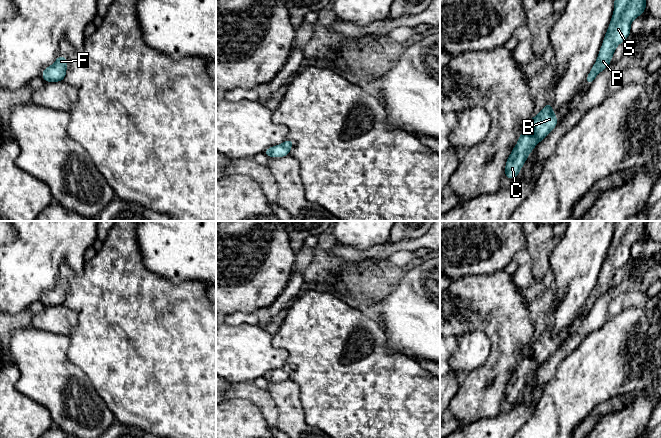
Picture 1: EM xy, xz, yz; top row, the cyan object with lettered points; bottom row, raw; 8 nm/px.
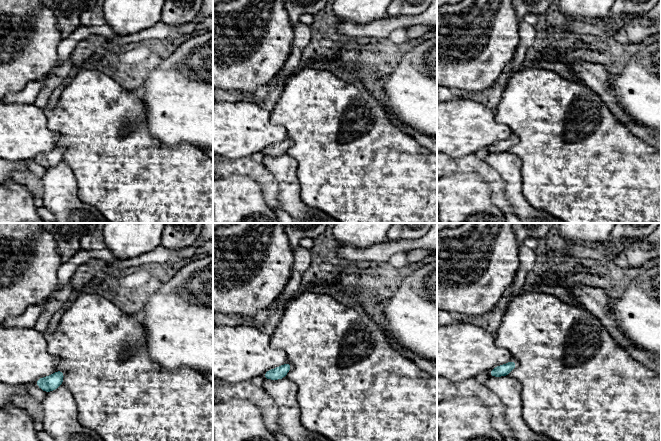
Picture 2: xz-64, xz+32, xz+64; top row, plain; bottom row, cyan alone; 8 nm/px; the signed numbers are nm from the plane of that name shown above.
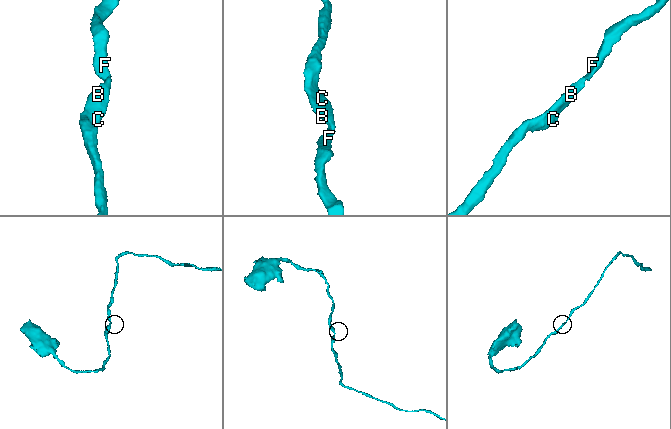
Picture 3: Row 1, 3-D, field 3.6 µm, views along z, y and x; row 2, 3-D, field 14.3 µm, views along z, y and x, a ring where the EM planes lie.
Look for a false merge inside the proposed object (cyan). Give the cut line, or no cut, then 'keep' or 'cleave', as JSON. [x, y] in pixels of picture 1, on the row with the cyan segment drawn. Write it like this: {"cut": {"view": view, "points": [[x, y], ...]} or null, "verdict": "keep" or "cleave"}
{"cut": null, "verdict": "keep"}

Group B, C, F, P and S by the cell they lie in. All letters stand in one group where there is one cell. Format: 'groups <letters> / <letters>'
groups B C F P S

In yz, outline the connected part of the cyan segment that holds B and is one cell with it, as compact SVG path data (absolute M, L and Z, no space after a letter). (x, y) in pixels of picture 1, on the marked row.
M547 103L537 116L530 119L527 131L521 132L516 146L506 160L504 175L508 179L518 176L531 151L558 124L557 116L552 111L552 103Z

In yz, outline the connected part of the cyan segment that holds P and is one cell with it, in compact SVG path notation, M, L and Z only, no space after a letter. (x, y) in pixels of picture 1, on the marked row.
M614 0L614 13L600 48L597 60L585 83L590 85L596 76L610 65L616 47L631 35L630 26L634 19L646 9L646 0Z

